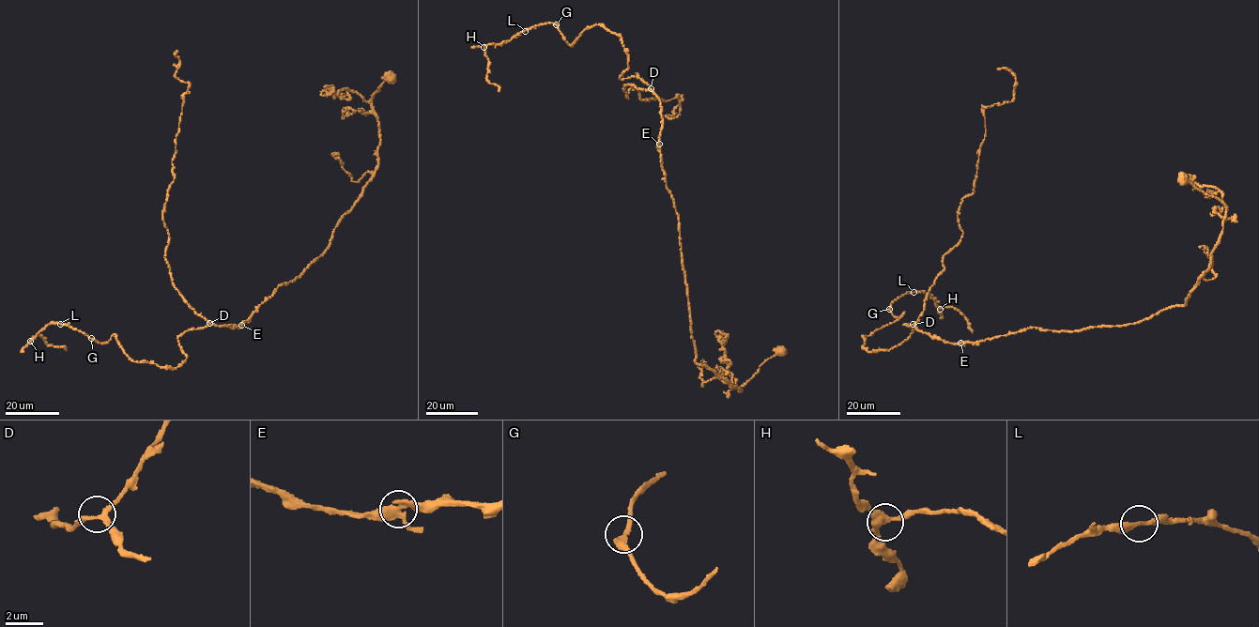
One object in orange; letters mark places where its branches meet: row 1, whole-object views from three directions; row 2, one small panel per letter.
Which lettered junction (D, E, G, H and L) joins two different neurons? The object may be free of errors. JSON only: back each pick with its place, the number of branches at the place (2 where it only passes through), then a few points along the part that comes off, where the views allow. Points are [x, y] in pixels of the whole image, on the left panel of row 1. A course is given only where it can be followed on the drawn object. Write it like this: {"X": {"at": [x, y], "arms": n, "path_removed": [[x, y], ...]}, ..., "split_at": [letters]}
{"split_at": []}

